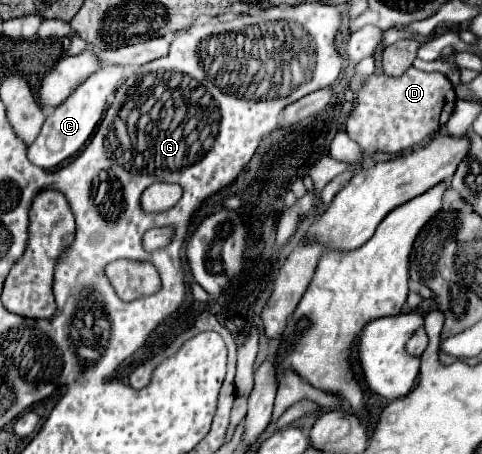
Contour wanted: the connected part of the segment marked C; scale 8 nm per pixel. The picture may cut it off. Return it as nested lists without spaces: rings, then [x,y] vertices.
[[[105,65],[101,71],[91,75],[77,91],[69,95],[65,103],[61,103],[49,113],[39,137],[33,141],[33,145],[29,145],[29,153],[27,153],[29,161],[37,167],[53,169],[61,165],[65,159],[73,157],[93,135],[99,121],[105,117],[105,111],[109,109],[115,95],[113,85],[121,85],[123,81],[125,81],[125,69],[121,65]]]

